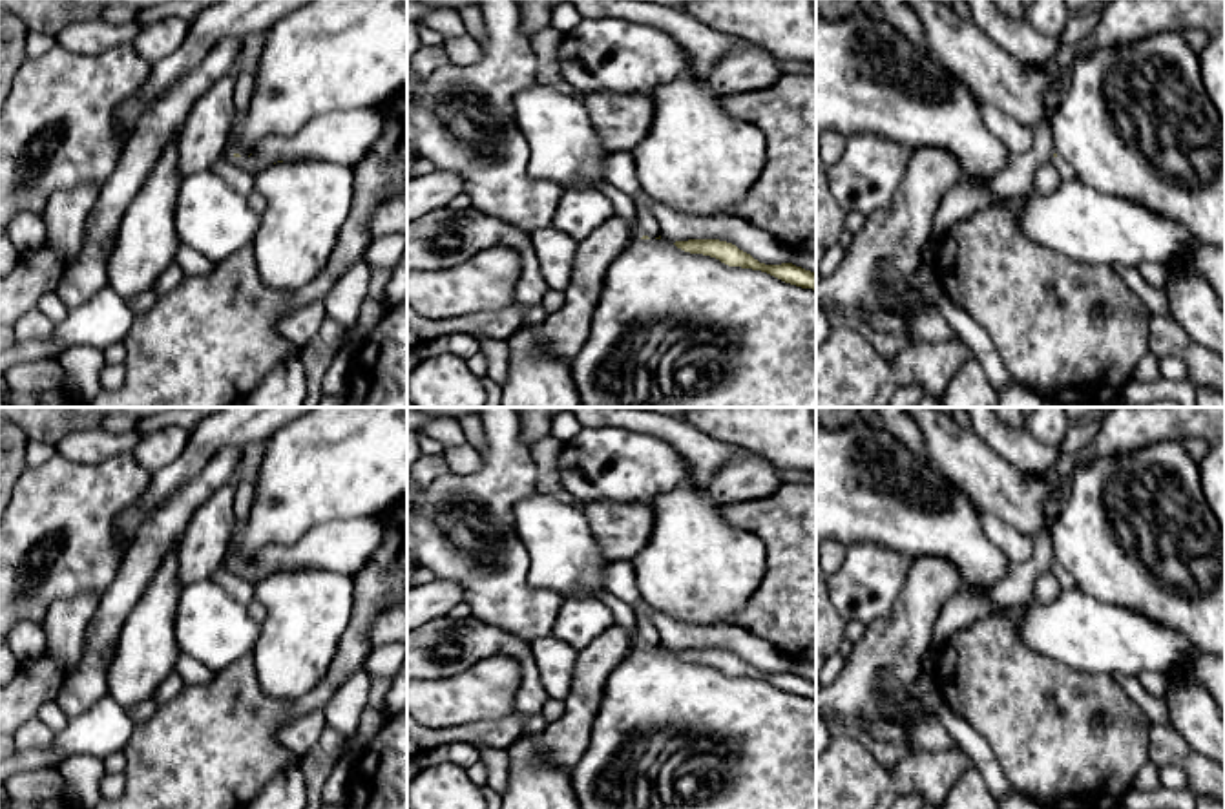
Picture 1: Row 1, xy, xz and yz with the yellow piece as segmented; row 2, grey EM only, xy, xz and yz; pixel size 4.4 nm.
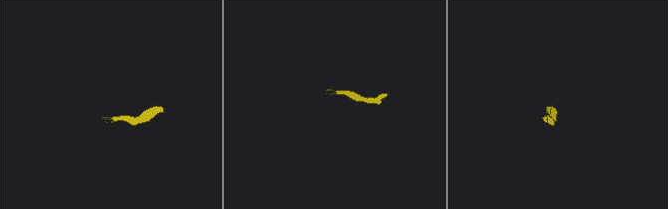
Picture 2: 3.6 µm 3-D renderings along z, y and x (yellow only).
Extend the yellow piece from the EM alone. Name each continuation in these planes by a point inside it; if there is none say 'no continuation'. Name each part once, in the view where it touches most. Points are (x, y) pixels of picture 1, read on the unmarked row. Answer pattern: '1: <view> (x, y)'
1: xy (252, 574)

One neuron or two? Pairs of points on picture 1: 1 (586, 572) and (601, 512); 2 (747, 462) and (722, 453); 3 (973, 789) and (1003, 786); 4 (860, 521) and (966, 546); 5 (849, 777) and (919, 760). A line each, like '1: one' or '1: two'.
1: two
2: two
3: two
4: one
5: one

